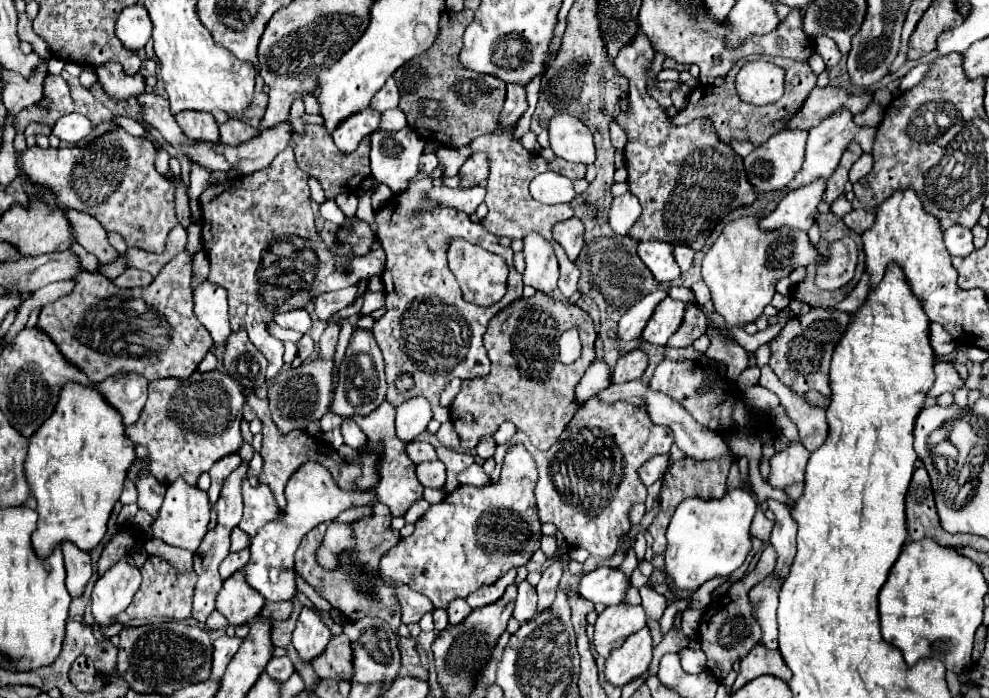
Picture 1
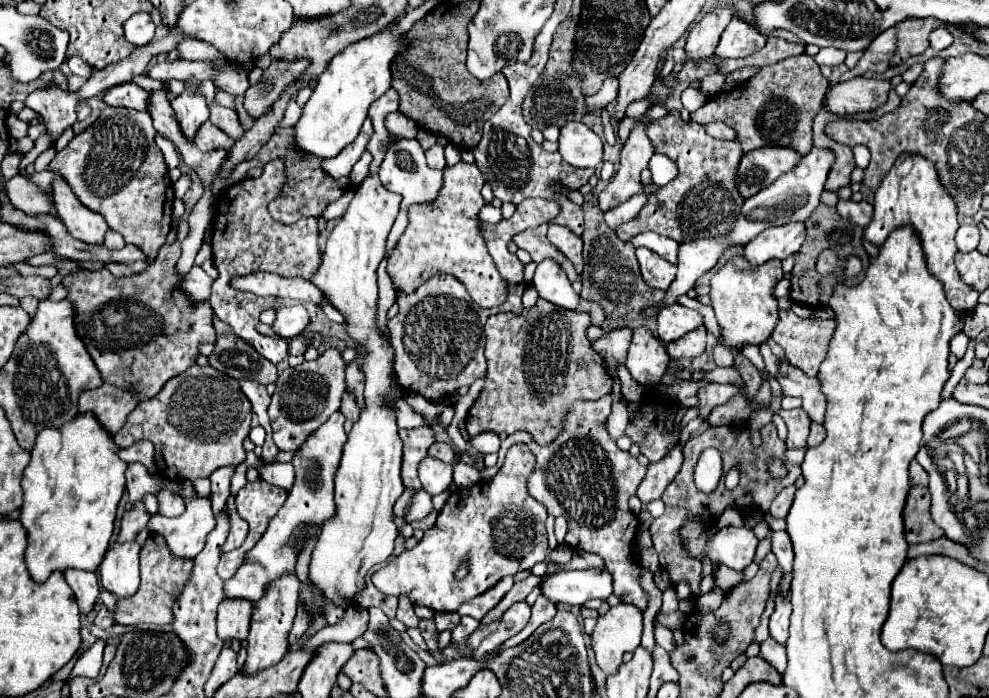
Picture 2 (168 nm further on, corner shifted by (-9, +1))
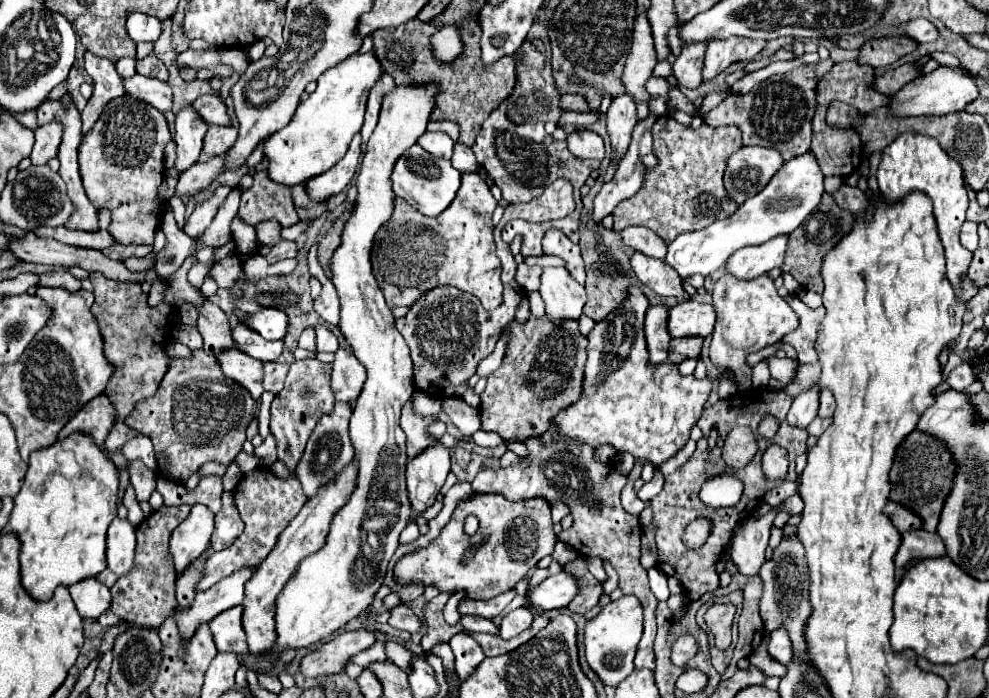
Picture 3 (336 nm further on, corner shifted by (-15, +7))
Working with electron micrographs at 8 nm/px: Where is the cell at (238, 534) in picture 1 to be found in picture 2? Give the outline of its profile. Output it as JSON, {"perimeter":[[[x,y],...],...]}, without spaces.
{"perimeter":[[[229,495],[229,501],[227,501],[225,509],[229,509],[229,525],[231,525],[231,529],[229,529],[229,537],[227,537],[225,545],[223,545],[223,553],[237,549],[247,537],[247,521],[239,517],[239,513],[235,509],[235,497],[233,495]]]}

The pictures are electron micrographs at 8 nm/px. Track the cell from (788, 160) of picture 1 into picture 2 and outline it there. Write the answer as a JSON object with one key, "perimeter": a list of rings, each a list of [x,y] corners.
{"perimeter":[[[761,147],[743,155],[737,167],[737,191],[741,197],[751,197],[771,185],[779,175],[791,171],[801,155],[783,147]]]}

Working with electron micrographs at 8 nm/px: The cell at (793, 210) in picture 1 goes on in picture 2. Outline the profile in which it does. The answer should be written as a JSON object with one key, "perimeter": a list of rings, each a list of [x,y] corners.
{"perimeter":[[[789,223],[783,227],[771,227],[759,233],[753,241],[743,247],[743,257],[751,265],[763,265],[765,261],[777,259],[785,261],[789,255],[797,253],[805,241],[805,225]]]}

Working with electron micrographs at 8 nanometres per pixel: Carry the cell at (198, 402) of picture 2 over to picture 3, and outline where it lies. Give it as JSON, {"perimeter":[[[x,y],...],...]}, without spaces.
{"perimeter":[[[195,349],[189,359],[175,359],[159,391],[139,403],[125,423],[139,433],[153,437],[159,475],[185,483],[203,463],[217,461],[229,465],[245,443],[245,429],[257,415],[257,401],[239,383],[227,379],[219,361],[203,349]]]}

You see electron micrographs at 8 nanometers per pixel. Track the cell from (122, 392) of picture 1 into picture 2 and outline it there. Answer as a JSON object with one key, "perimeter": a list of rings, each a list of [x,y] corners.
{"perimeter":[[[105,383],[99,389],[81,393],[77,415],[93,413],[95,419],[103,425],[103,429],[115,435],[125,425],[127,415],[135,407],[137,407],[137,397],[133,397],[131,391]]]}

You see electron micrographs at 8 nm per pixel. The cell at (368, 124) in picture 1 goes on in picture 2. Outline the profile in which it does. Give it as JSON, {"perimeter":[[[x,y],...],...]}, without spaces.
{"perimeter":[[[367,119],[365,125],[361,127],[361,133],[359,133],[357,139],[353,141],[353,145],[347,145],[347,147],[339,153],[339,157],[329,159],[329,161],[323,161],[321,169],[323,169],[329,177],[333,177],[333,179],[347,177],[347,175],[351,173],[353,165],[359,161],[361,153],[365,151],[365,145],[367,145],[367,141],[369,141],[371,135],[373,135],[373,127],[371,127],[371,121]]]}

